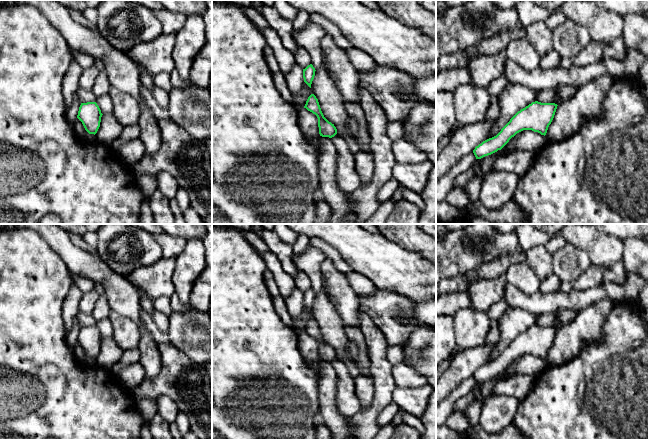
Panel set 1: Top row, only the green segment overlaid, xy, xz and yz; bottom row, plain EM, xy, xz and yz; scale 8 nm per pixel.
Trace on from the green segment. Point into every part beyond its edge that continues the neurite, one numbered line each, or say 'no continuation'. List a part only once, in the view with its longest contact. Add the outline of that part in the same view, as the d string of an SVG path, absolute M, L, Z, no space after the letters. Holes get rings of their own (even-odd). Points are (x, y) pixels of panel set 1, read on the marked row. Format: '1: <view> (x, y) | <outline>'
no continuation

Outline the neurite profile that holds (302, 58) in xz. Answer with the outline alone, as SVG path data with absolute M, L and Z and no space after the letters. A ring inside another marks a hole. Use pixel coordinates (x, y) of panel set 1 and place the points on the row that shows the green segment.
M298 46L296 52L294 53L296 64L305 69L308 65L311 64L311 57L309 53L301 46Z

